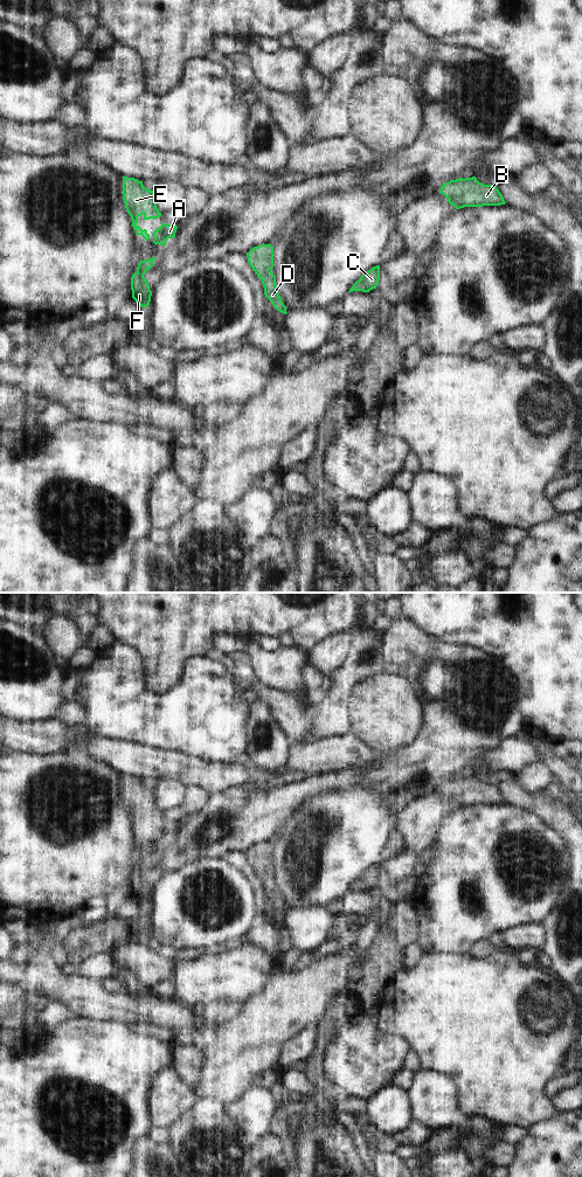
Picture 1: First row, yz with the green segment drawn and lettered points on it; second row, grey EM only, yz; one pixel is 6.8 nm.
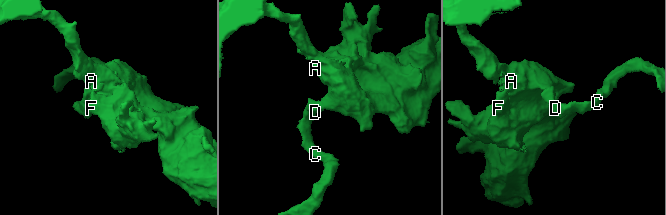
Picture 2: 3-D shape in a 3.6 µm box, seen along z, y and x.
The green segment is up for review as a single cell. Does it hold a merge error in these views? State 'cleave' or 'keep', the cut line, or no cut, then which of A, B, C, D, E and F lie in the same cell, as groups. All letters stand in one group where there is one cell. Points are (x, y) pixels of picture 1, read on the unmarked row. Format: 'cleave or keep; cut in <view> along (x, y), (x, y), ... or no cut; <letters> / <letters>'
keep; no cut; A B C D E F

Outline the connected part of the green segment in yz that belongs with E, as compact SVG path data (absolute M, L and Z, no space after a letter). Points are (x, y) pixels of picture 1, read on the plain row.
M123 775L123 798L125 806L131 815L132 825L136 833L141 833L146 839L150 838L150 832L146 828L141 828L138 822L138 816L144 815L144 818L158 817L161 811L157 806L154 789L147 788L143 780L134 776Z

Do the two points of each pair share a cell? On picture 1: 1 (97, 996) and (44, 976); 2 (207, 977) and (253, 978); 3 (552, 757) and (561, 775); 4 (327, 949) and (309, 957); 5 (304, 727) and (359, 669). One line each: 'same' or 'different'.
1: same
2: same
3: same
4: different
5: different

